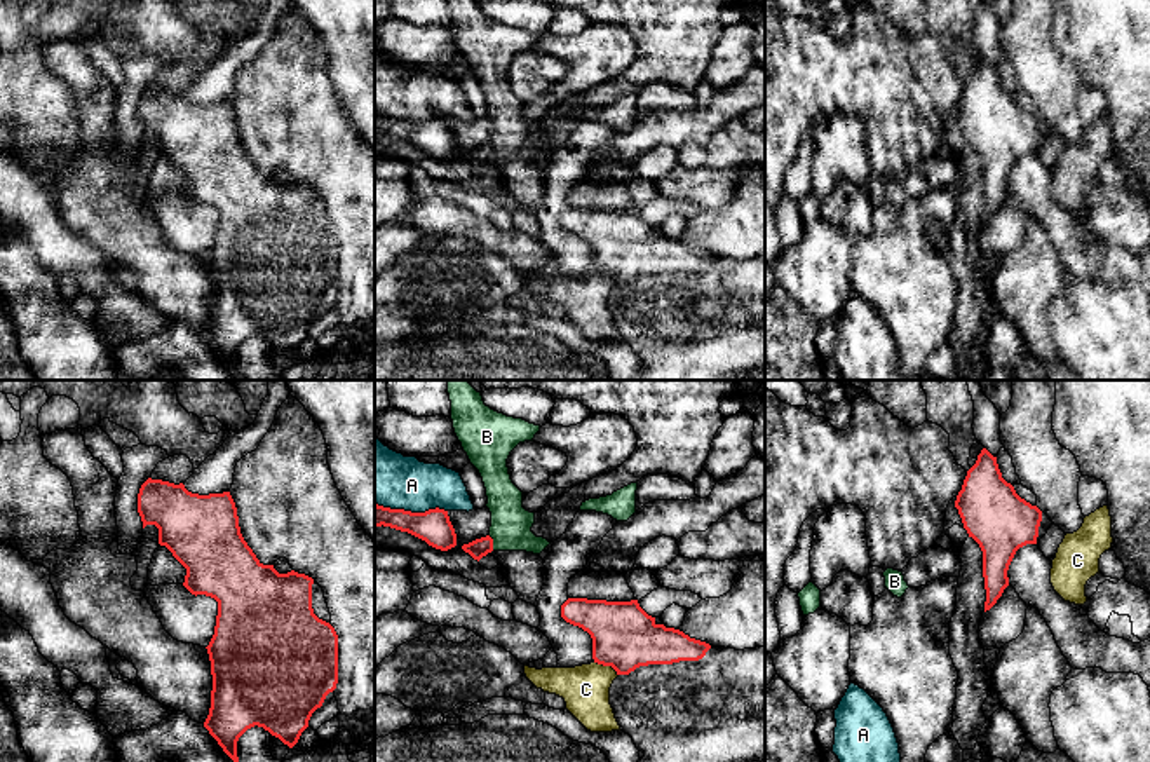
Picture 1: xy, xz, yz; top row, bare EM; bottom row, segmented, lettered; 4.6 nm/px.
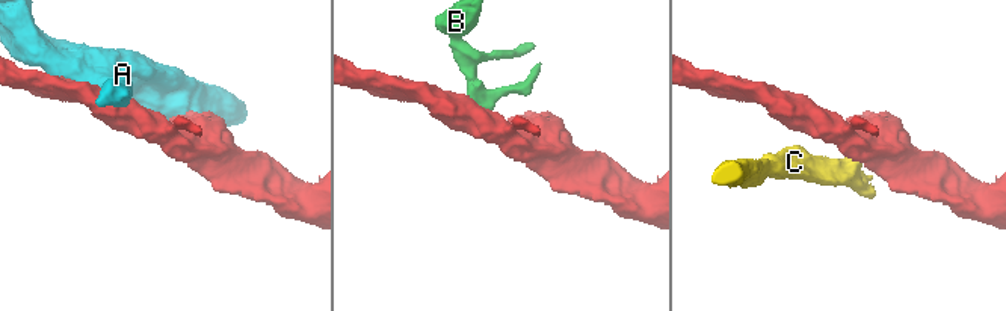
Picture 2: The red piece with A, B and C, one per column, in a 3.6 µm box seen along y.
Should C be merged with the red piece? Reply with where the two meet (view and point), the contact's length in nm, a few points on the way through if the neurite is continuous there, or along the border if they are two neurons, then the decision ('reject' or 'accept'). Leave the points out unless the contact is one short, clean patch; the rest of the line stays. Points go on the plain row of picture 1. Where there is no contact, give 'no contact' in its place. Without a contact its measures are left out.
meets red in xz at (607, 274); contact 130 nm long; border along xz (595, 271), (610, 276), (617, 285); reject

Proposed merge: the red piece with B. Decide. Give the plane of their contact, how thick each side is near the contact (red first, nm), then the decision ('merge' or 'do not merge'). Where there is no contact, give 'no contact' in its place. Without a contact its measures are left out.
contact in xz; calibres 90 and 190 nm; do not merge

